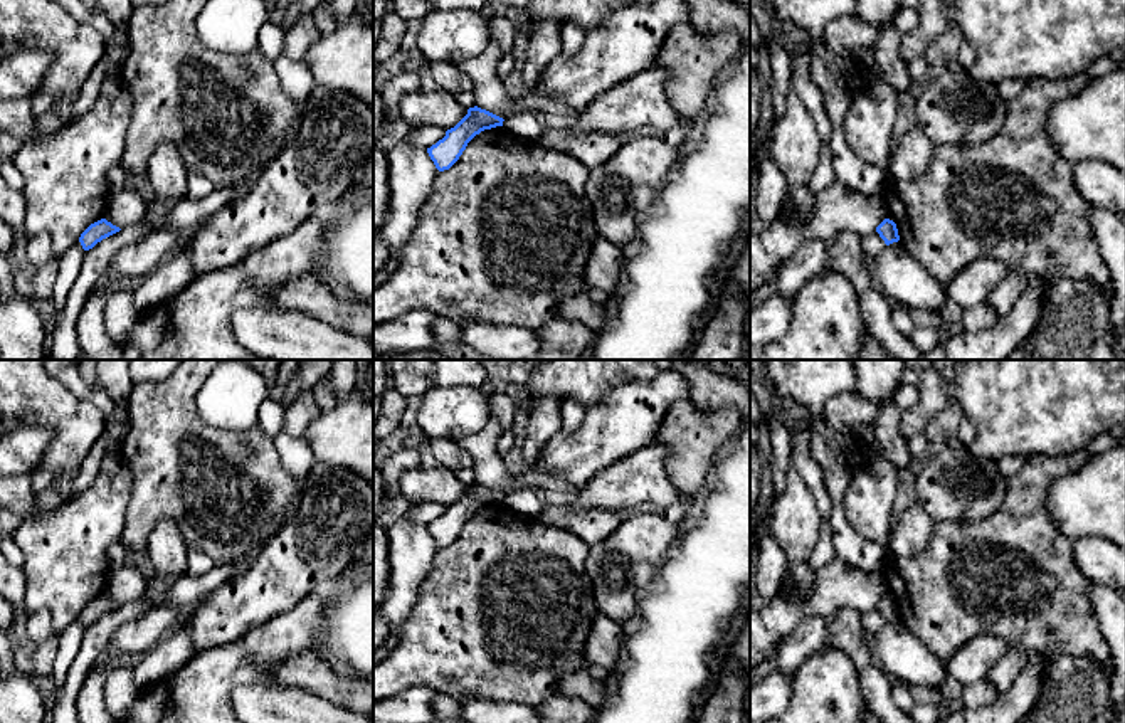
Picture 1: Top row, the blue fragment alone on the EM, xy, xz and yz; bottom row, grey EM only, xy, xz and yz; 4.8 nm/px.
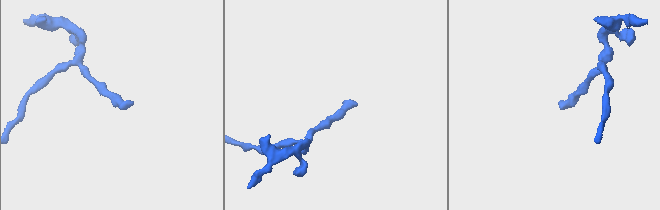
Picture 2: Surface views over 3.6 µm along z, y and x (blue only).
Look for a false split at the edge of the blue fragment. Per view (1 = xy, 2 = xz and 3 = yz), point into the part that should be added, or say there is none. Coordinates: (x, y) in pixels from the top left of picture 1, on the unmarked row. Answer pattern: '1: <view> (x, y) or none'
1: none
2: none
3: none

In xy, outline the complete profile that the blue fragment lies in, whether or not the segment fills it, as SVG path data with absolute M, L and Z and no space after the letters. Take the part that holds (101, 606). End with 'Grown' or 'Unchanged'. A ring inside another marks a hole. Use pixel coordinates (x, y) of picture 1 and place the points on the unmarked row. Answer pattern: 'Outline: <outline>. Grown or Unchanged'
Outline: M101 595L94 600L91 600L79 614L79 619L84 627L92 625L98 619L103 615L119 609L121 605L108 599L106 595Z. Unchanged

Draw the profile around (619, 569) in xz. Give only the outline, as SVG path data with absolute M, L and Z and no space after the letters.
M644 509L590 546L585 570L600 614L619 624L637 617L641 595L681 535L664 511Z

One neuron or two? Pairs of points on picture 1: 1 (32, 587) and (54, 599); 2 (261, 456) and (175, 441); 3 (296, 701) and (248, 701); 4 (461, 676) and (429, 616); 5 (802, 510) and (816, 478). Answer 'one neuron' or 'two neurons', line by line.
1: one neuron
2: one neuron
3: one neuron
4: one neuron
5: two neurons

